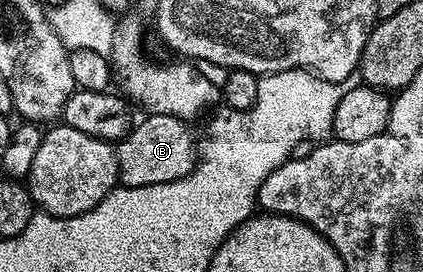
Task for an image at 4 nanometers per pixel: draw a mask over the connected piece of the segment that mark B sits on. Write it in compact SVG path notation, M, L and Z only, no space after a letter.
M152 112L144 115L141 123L116 143L117 176L122 186L154 186L167 184L187 176L199 161L199 142L193 139L188 121L175 116L163 116Z

